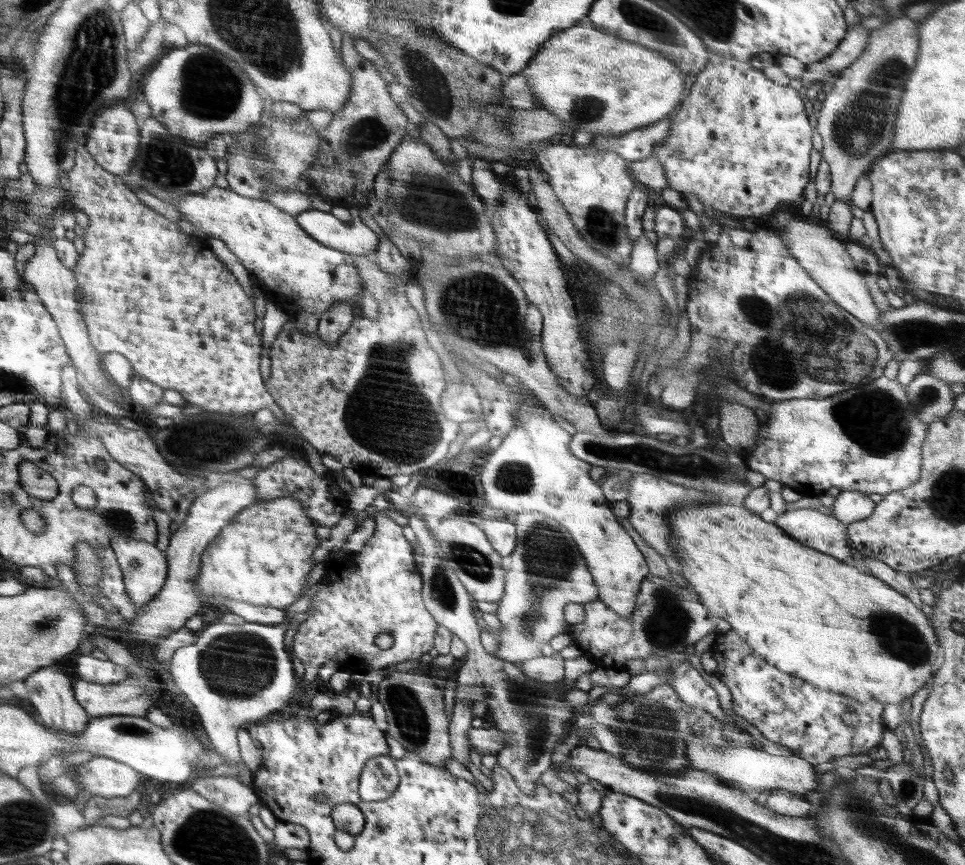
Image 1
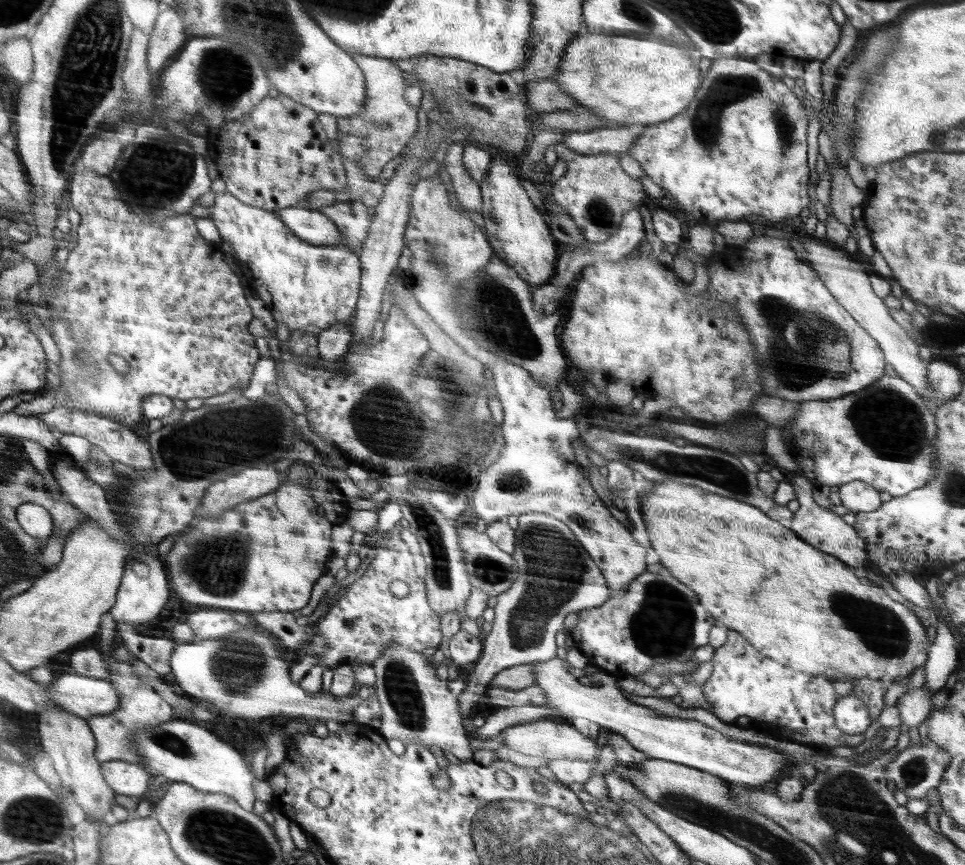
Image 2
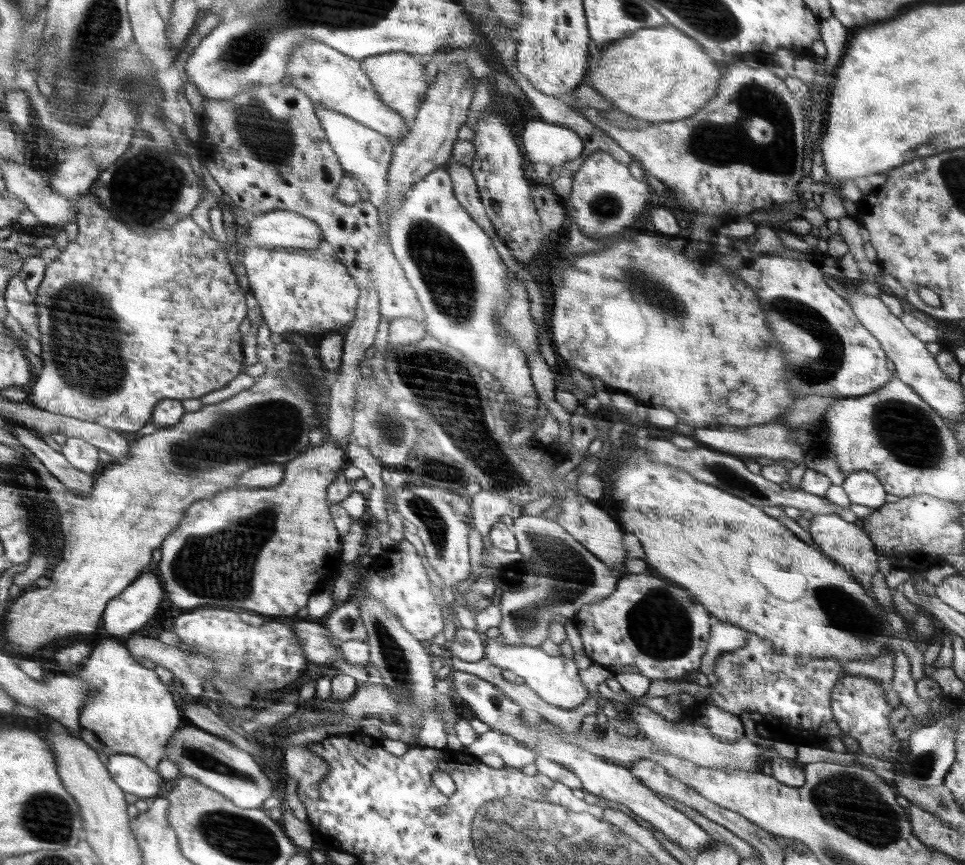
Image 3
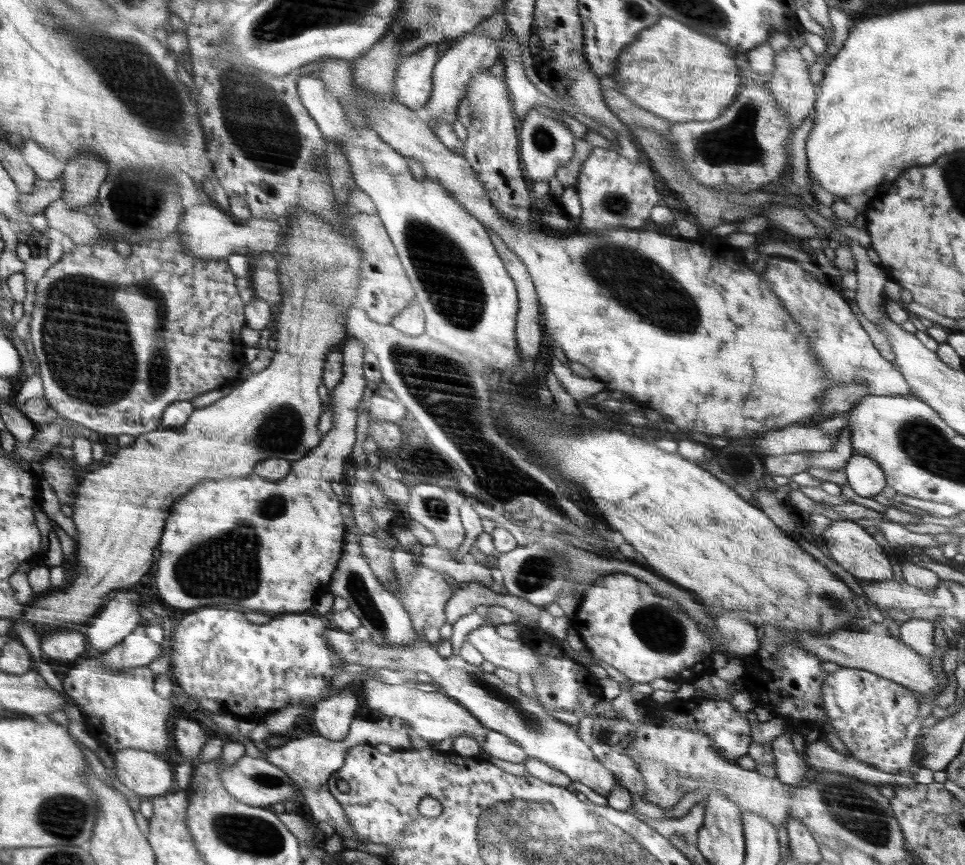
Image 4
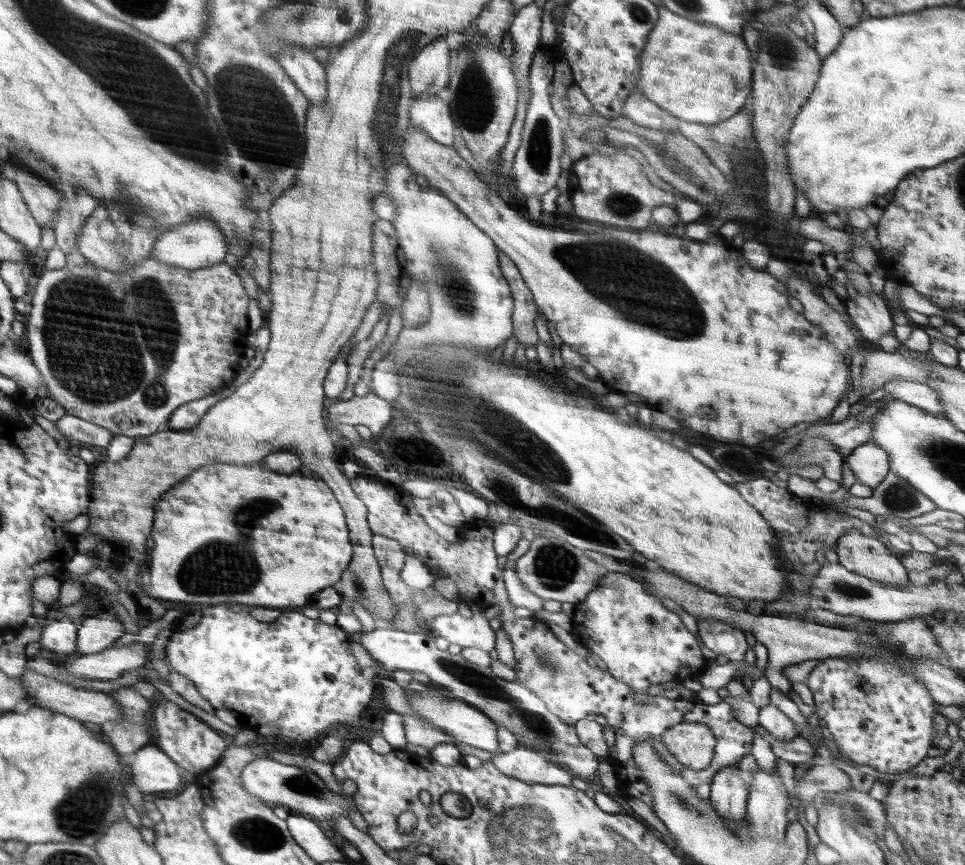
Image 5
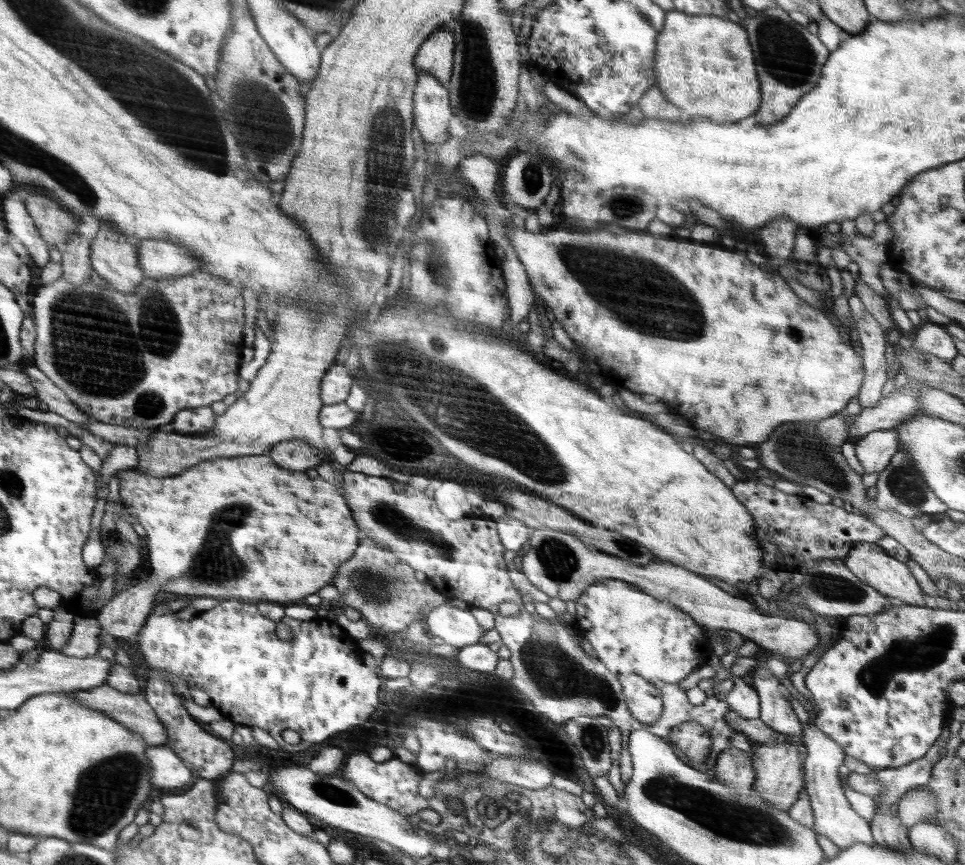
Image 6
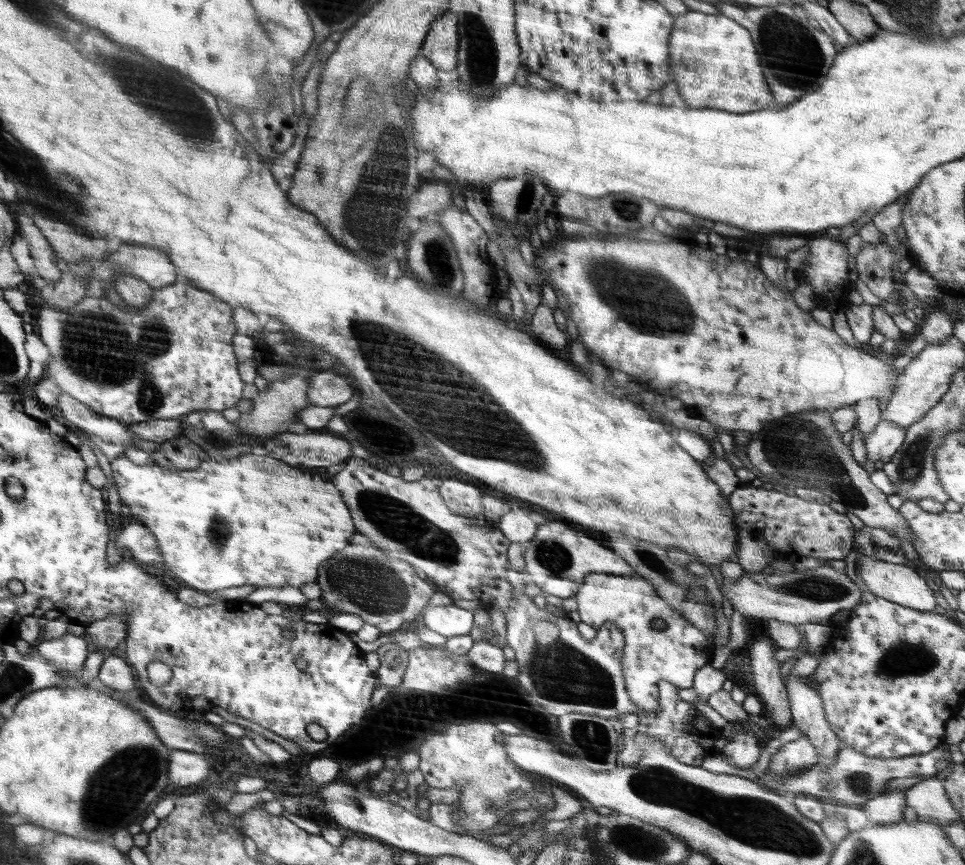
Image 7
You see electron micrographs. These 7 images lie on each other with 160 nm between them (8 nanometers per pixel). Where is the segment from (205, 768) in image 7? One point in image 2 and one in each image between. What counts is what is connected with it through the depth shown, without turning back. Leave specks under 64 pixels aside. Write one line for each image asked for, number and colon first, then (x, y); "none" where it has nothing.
2: (123, 777)
3: (134, 776)
4: (145, 773)
5: (151, 769)
6: (168, 769)

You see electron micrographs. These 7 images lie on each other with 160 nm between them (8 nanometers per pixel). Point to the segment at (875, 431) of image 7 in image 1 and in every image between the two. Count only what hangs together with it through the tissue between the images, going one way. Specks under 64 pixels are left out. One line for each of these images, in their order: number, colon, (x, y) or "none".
1: (850, 506)
2: (857, 496)
3: (862, 487)
4: (865, 476)
5: (870, 464)
6: (874, 451)

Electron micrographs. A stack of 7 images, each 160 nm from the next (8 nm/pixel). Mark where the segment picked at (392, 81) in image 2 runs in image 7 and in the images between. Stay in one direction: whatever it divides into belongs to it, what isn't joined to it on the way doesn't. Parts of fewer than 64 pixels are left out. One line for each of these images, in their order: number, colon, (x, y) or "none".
3: (397, 76)
4: (414, 84)
5: (430, 71)
6: (436, 55)
7: (441, 46)

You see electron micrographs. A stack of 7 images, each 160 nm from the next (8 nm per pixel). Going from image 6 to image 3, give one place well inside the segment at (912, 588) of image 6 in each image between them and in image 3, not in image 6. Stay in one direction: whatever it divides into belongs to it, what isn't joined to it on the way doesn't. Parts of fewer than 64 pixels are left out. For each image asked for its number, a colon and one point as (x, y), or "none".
3: (848, 544)
4: (851, 546)
5: (869, 557)

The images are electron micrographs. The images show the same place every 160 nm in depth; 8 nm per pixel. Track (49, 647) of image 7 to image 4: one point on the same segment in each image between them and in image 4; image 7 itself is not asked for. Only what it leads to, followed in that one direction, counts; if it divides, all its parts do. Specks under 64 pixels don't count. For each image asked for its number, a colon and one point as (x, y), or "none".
4: (120, 617)
5: (94, 635)
6: (83, 641)

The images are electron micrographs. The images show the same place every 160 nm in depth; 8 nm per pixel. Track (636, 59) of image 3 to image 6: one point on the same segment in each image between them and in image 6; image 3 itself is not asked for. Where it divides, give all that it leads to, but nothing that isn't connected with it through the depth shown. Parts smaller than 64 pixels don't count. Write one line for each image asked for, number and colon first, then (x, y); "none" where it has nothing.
4: (695, 77)
5: (699, 73)
6: (704, 64)

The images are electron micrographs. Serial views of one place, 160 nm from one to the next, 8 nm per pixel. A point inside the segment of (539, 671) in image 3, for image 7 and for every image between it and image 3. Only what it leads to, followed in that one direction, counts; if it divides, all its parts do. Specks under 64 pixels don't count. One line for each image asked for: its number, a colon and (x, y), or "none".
4: (513, 655)
5: (475, 632)
6: (455, 626)
7: (451, 620)

